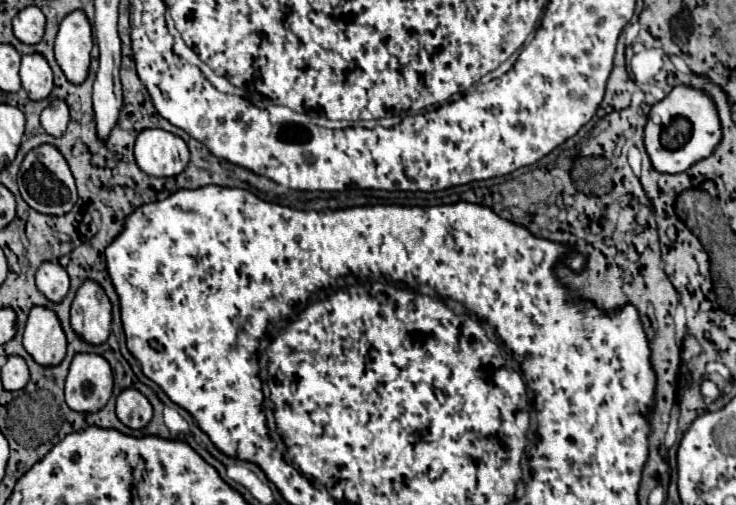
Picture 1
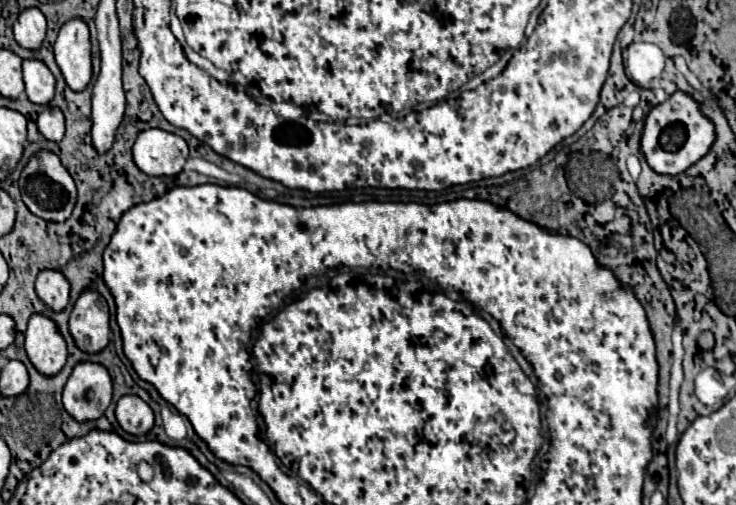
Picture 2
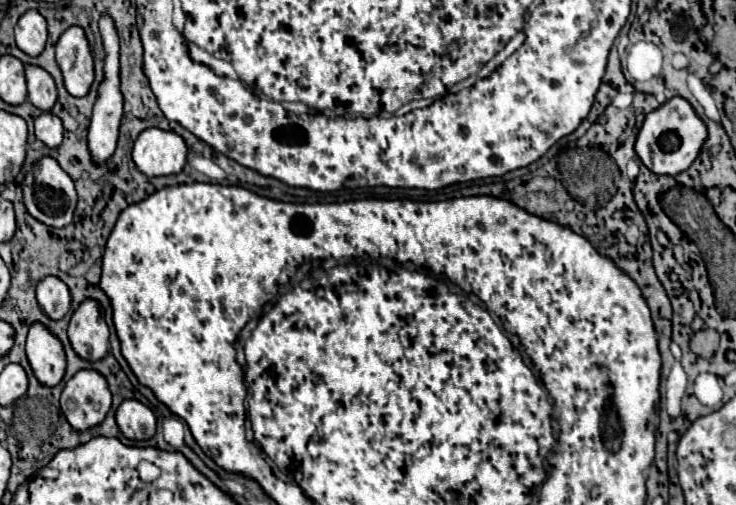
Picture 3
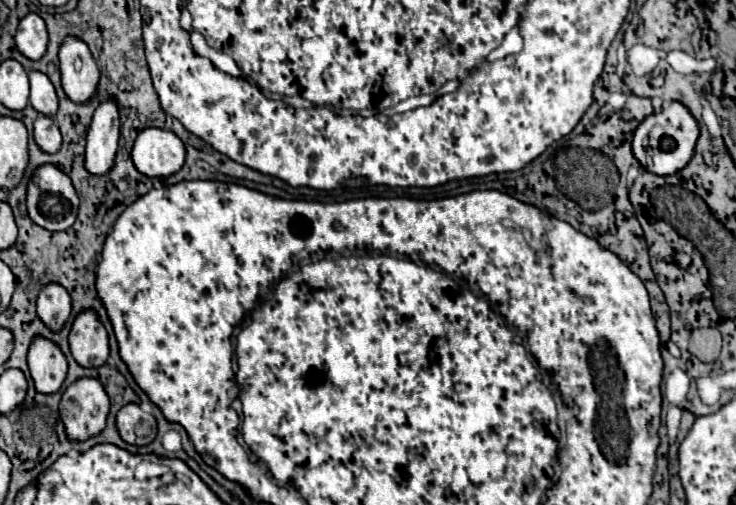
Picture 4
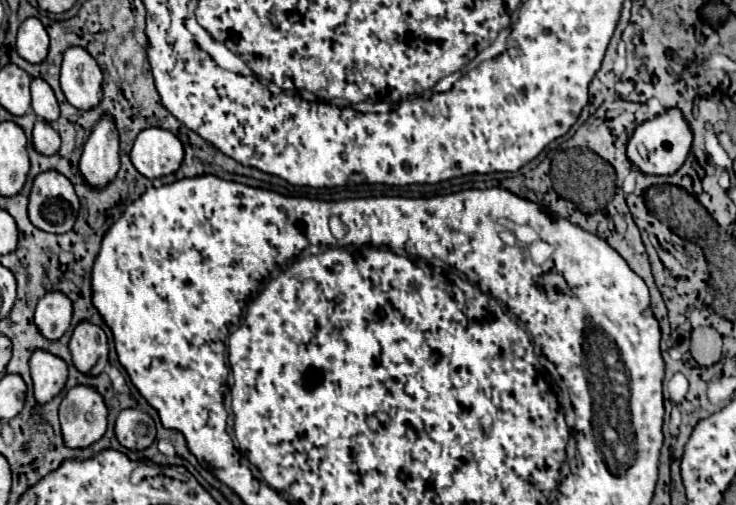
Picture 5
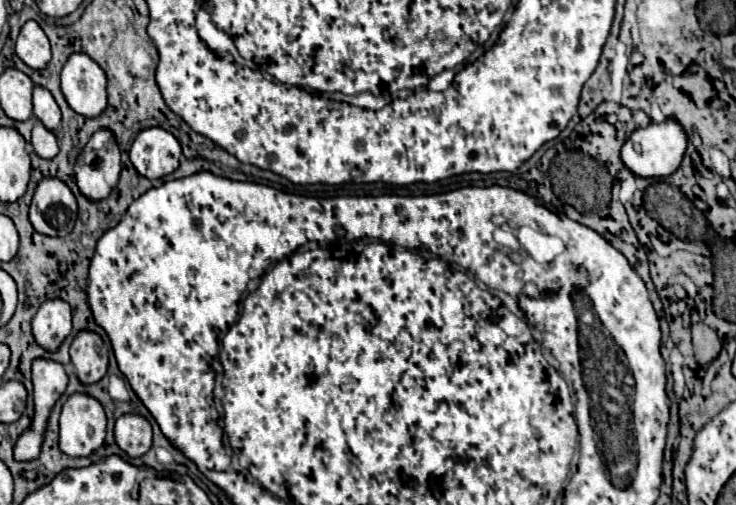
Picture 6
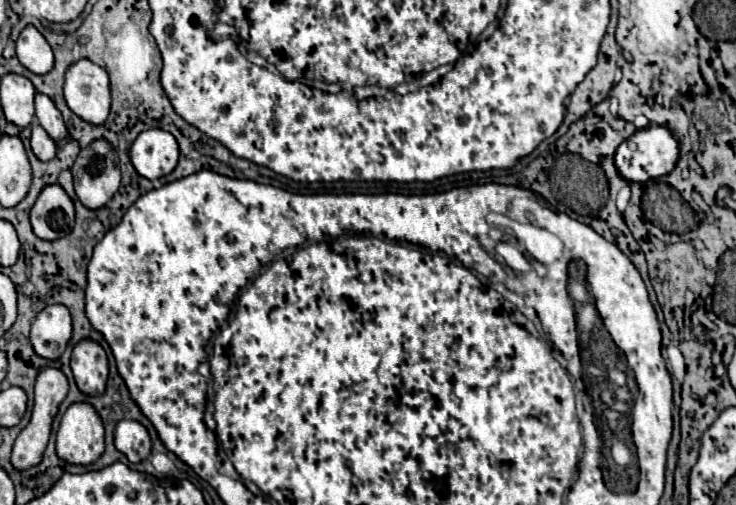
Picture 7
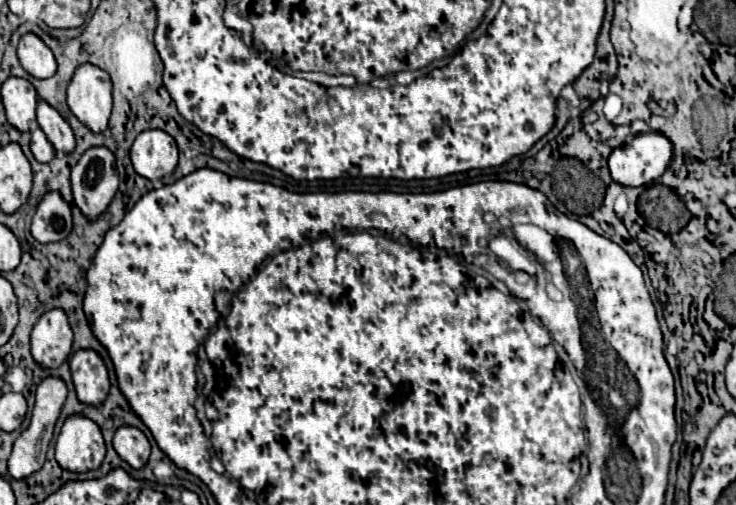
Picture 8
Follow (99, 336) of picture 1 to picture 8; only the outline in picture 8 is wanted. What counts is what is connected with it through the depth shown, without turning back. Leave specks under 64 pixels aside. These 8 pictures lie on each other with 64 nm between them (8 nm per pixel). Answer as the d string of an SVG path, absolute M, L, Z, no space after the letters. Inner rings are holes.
M92 350L74 352L70 358L76 396L86 406L100 406L108 398L108 372L102 358Z

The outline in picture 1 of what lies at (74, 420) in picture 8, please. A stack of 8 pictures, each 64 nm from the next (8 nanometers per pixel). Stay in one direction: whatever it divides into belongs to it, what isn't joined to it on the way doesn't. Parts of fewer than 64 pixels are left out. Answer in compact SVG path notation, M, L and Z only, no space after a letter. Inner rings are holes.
M76 354L66 378L66 404L80 414L94 414L112 396L110 364L98 354Z

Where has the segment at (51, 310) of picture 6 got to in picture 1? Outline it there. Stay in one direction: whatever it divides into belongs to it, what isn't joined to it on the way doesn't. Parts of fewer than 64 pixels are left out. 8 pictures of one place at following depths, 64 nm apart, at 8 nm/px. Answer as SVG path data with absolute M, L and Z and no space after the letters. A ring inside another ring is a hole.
M44 262L36 272L36 286L50 302L62 302L70 288L70 278L58 262Z

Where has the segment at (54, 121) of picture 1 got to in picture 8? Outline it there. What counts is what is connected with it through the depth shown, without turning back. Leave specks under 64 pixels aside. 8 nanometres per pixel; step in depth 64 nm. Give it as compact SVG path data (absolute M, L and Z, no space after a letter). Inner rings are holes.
M38 126L32 128L30 150L32 150L32 154L34 154L34 158L36 158L38 162L50 162L50 160L54 158L54 154L56 154L54 148L52 148L52 144L48 142L48 138L44 136L44 132L42 132Z

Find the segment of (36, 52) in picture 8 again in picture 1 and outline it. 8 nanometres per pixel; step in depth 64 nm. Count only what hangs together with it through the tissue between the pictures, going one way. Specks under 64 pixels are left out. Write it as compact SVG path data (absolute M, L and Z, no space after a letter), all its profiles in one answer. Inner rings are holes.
M26 6L14 18L14 36L24 44L38 44L44 36L46 18L38 6Z

